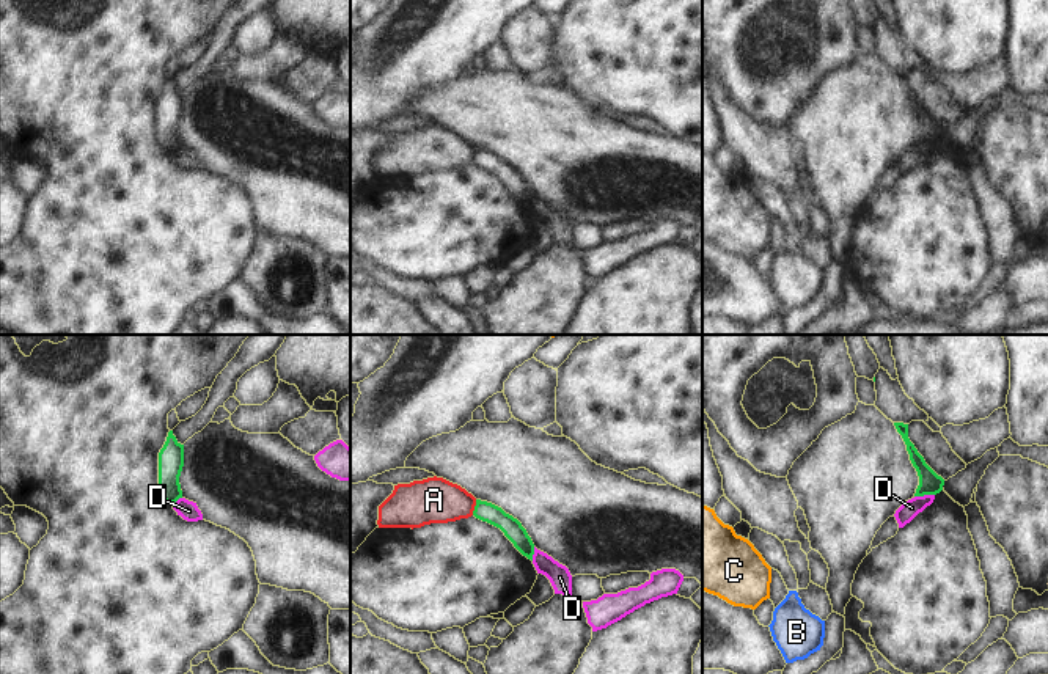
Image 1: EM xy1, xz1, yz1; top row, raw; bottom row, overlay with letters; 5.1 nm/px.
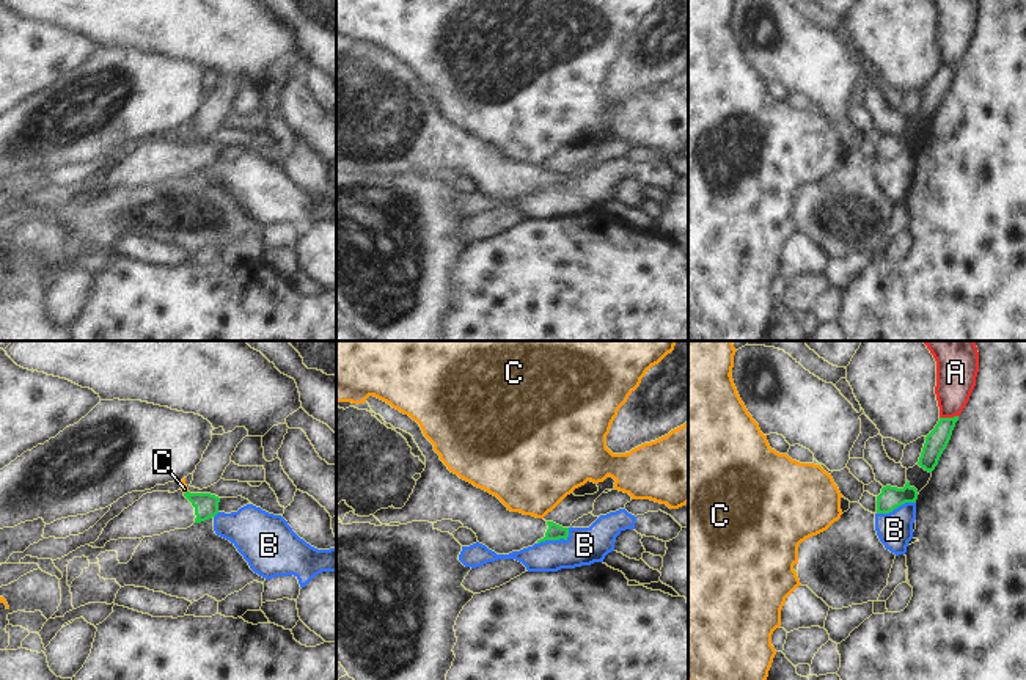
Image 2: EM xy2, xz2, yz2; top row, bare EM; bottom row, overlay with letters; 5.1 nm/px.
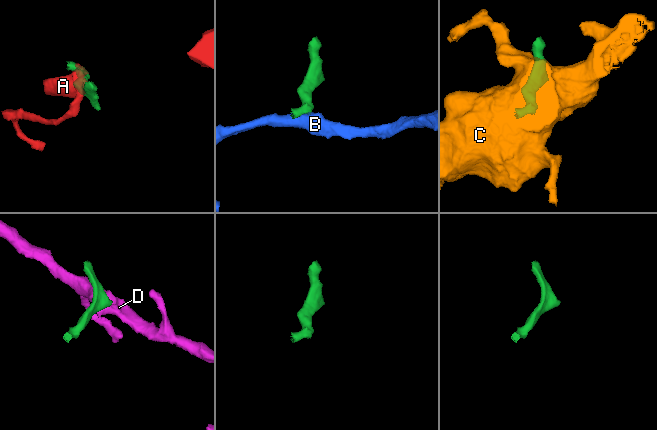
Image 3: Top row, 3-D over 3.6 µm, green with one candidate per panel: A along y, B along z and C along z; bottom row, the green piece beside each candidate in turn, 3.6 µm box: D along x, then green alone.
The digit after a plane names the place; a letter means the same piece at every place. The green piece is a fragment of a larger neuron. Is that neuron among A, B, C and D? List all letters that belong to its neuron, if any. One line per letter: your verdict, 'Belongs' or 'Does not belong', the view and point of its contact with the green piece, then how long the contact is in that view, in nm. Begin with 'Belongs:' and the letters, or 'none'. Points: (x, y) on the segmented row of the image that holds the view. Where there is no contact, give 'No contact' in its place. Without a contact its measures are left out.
Belongs: none
A: Does not belong. Touches green at yz2 (948, 418). Shared border 100 nm
B: Does not belong. Touches green at xz2 (556, 539). Shared border 190 nm
C: Does not belong. Touches green at xy2 (186, 492). Shared border 30 nm
D: Does not belong. Touches green at yz1 (924, 494). Shared border 110 nm

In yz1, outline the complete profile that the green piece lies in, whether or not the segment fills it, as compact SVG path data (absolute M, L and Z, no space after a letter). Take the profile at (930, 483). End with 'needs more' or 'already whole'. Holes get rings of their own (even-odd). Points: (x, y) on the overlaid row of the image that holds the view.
M894 423L897 432L902 435L907 451L910 454L910 460L913 467L918 471L919 476L919 485L916 489L914 496L924 496L924 495L936 495L943 490L944 479L938 476L924 460L924 457L918 452L914 445L908 438L908 424L903 423Z | already whole

